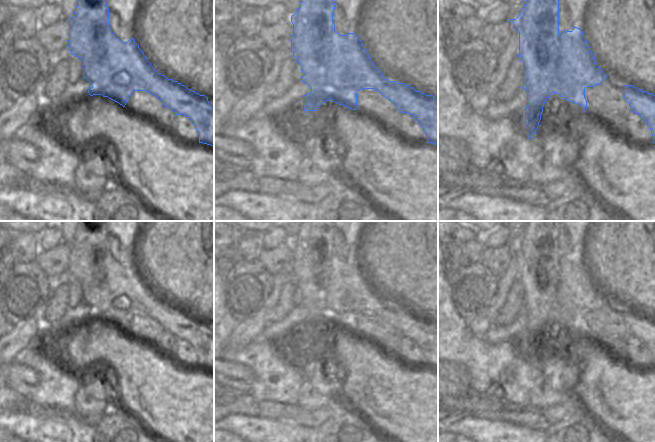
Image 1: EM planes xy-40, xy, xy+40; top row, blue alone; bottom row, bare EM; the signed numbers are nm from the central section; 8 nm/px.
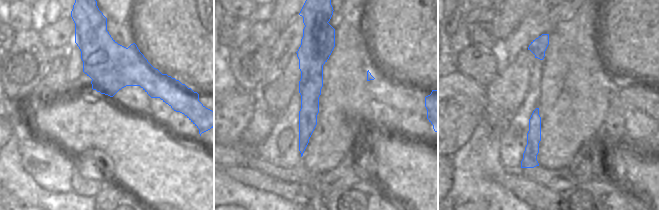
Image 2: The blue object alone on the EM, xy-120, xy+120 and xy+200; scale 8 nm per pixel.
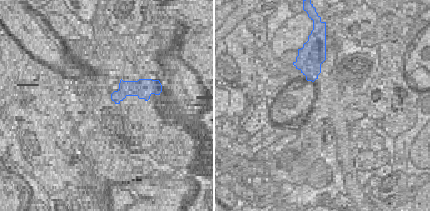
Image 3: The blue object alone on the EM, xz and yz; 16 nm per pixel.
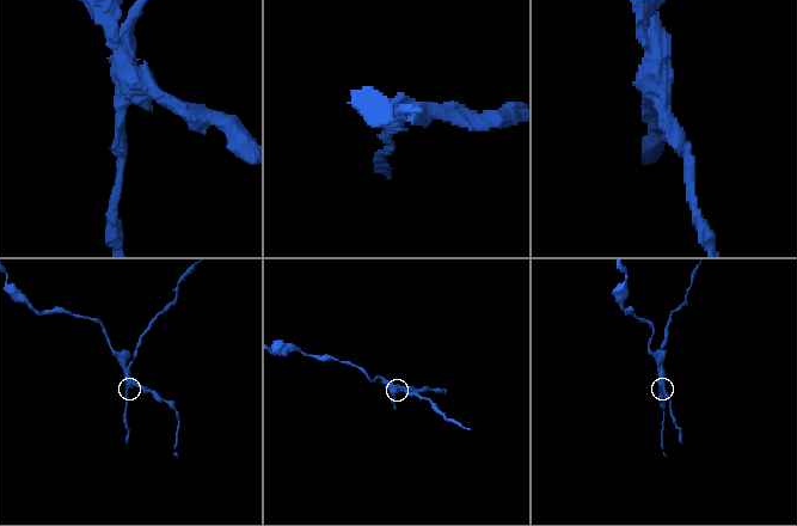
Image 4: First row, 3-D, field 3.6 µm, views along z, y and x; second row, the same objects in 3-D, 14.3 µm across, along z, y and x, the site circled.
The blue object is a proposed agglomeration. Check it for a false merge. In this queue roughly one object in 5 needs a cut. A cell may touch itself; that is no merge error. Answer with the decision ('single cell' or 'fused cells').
fused cells

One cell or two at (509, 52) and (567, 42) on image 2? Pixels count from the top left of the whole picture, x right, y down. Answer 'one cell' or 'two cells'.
two cells

